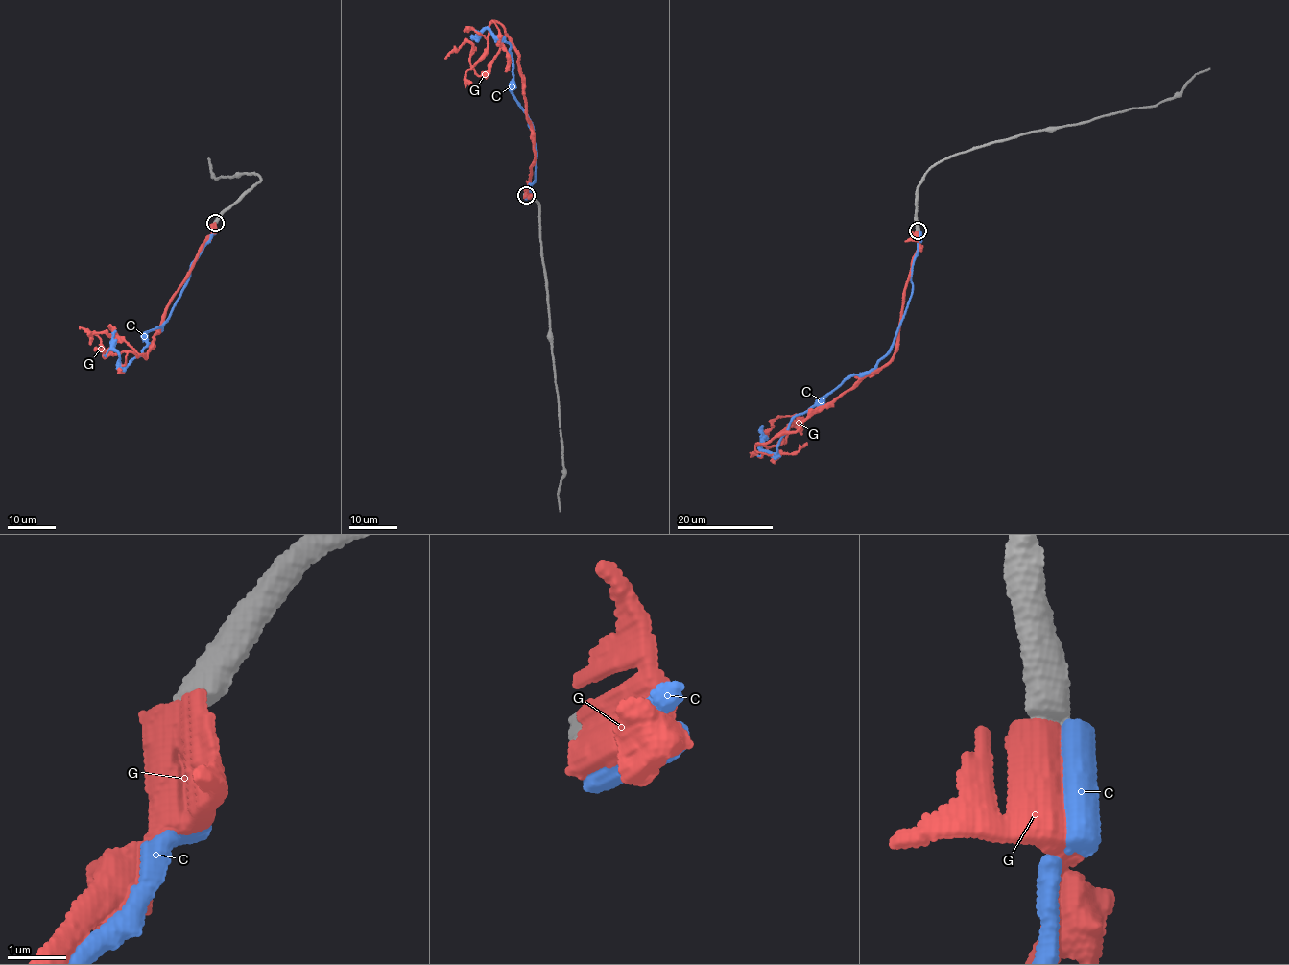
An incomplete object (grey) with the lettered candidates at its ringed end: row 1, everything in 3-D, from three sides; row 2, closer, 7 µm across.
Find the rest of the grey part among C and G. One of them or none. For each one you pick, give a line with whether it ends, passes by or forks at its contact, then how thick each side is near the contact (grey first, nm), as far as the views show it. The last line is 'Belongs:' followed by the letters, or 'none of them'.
G: It ends there. Thickness 550 nm (grey) against 750 nm
Belongs: G

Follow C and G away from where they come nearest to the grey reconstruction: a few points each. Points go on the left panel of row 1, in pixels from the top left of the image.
C: (214, 224), (162, 328), (147, 330), (147, 345), (126, 365), (113, 349), (116, 331)
G: (214, 224), (214, 231), (168, 304), (145, 357), (110, 325), (108, 334), (89, 332), (79, 325)

